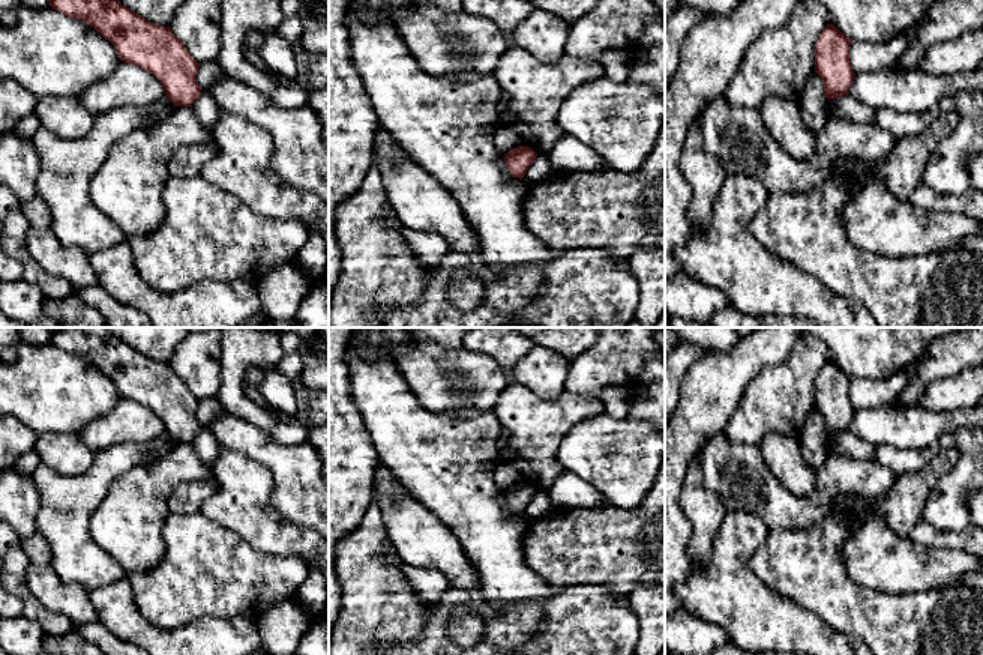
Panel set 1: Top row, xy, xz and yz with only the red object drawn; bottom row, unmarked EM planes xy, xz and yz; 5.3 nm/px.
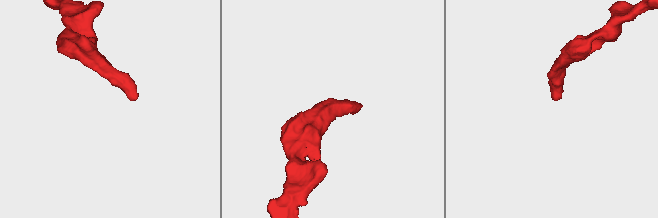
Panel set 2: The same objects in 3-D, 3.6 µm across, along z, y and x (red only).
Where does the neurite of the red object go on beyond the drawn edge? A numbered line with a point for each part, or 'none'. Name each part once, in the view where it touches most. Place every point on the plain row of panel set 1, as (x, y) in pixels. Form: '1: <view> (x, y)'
none

